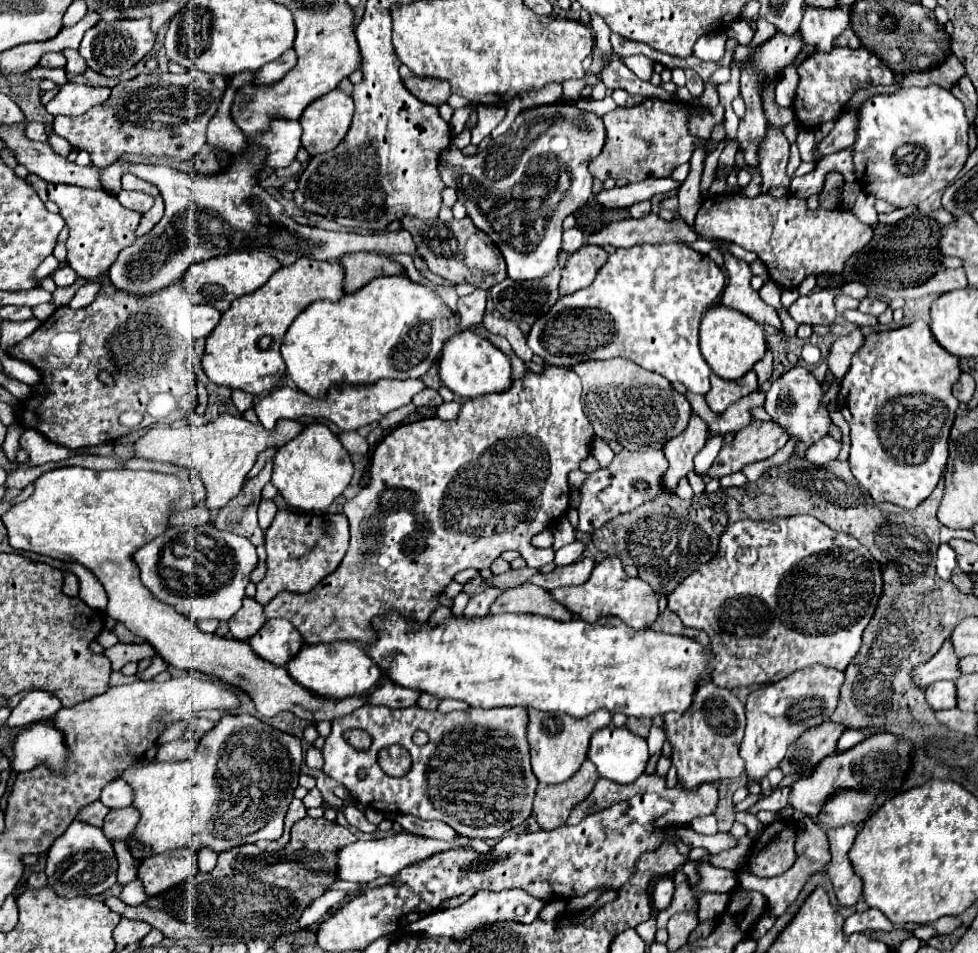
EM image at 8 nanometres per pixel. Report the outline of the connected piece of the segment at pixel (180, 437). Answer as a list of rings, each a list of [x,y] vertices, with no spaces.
[[[220,415],[216,421],[210,421],[200,427],[186,425],[182,429],[174,429],[174,427],[150,429],[132,445],[136,451],[134,455],[138,459],[178,465],[184,469],[186,475],[192,475],[196,471],[196,475],[202,479],[206,487],[206,507],[216,511],[228,505],[228,501],[240,493],[248,477],[248,471],[256,463],[260,451],[264,451],[266,447],[282,447],[284,443],[294,439],[302,431],[302,427],[304,427],[302,423],[288,419],[288,421],[280,421],[276,429],[264,429],[260,423],[254,425],[246,421],[242,415],[240,417]]]

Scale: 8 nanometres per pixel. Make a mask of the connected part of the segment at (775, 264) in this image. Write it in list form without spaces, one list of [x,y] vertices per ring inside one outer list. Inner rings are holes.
[[[722,193],[706,197],[696,221],[694,231],[698,237],[712,237],[728,243],[736,243],[746,251],[752,251],[758,255],[758,259],[768,267],[770,279],[778,283],[784,289],[798,287],[808,277],[820,277],[820,275],[840,275],[846,261],[858,253],[874,235],[874,229],[860,223],[852,211],[844,209],[808,209],[806,199],[796,197],[794,193],[786,193],[784,197],[772,197],[768,193],[760,193],[758,197],[744,197],[742,193]]]

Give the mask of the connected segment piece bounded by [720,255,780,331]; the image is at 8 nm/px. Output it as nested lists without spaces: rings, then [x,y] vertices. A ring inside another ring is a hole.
[[[724,255],[724,267],[726,267],[726,289],[720,297],[720,303],[736,309],[740,313],[746,313],[750,319],[762,323],[762,325],[772,325],[780,331],[780,317],[776,313],[776,309],[772,309],[770,305],[766,305],[760,295],[750,287],[750,267],[744,261],[738,261],[732,255]]]

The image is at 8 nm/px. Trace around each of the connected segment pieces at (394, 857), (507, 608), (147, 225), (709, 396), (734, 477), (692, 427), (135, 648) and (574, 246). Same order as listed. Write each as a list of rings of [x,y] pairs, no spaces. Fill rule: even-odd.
[[[396,833],[396,835],[388,835],[386,839],[376,839],[376,841],[356,841],[352,845],[346,845],[338,853],[338,861],[336,861],[336,865],[338,865],[338,881],[368,883],[368,881],[374,881],[380,875],[394,877],[406,865],[418,863],[418,861],[422,861],[422,859],[434,855],[434,853],[454,849],[456,845],[472,845],[478,853],[490,853],[492,850],[492,847],[486,845],[486,841],[482,841],[482,839],[472,839],[470,841],[466,837],[458,837],[456,843],[446,843],[446,841],[426,839],[426,837],[412,835],[412,833]]]
[[[532,583],[504,591],[490,607],[490,613],[540,613],[560,621],[576,617],[572,611],[564,609],[564,605],[560,605],[548,589]]]
[[[158,195],[154,199],[152,209],[142,215],[142,221],[140,221],[140,225],[138,225],[138,229],[135,232],[136,237],[142,237],[144,233],[148,233],[162,219],[162,213],[164,213],[164,201],[162,201],[162,195]]]
[[[748,371],[744,377],[740,377],[736,381],[726,381],[712,373],[710,385],[712,385],[712,389],[704,397],[706,397],[708,407],[714,413],[724,413],[730,403],[736,403],[738,399],[750,395],[752,391],[756,391],[760,387],[756,371]]]
[[[732,473],[732,475],[726,475],[720,479],[720,487],[744,487],[748,483],[748,479],[744,477],[743,473]]]
[[[692,415],[686,431],[674,439],[670,439],[664,445],[664,455],[668,459],[668,469],[664,473],[664,495],[674,495],[678,481],[686,477],[690,471],[694,471],[694,457],[704,447],[708,439],[708,427],[706,423]]]
[[[118,643],[118,645],[110,647],[110,649],[106,649],[104,655],[112,661],[112,669],[118,671],[118,669],[122,669],[126,663],[130,663],[130,661],[142,661],[144,657],[154,657],[156,651],[154,651],[148,643],[142,643],[142,645]]]
[[[574,227],[570,231],[564,231],[564,235],[562,235],[562,249],[566,253],[578,251],[582,245],[584,245],[584,235],[582,235],[582,231],[578,227]]]

